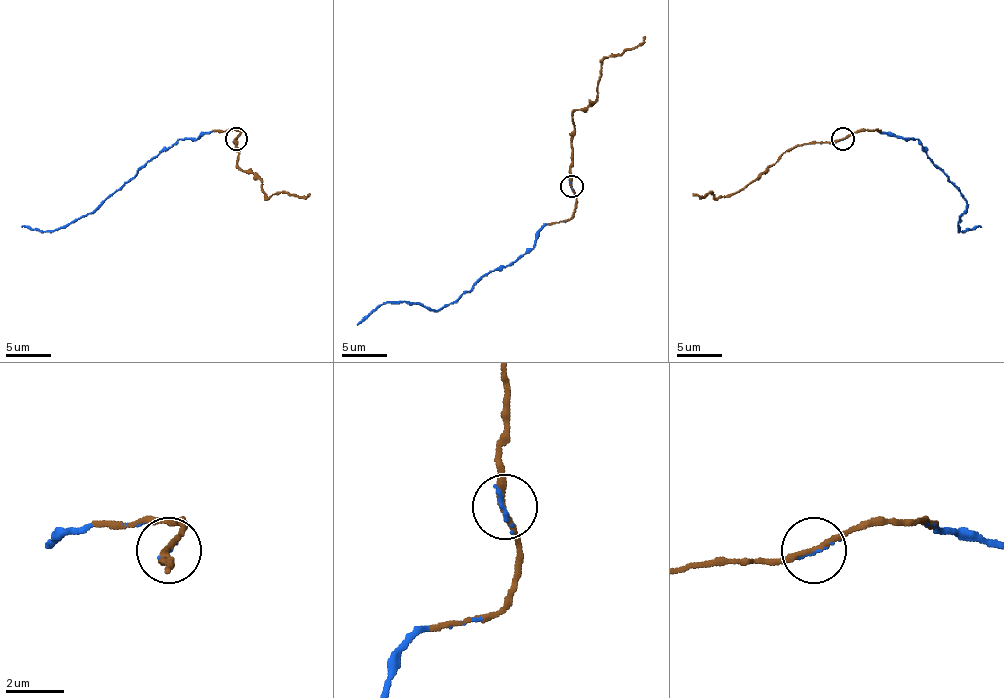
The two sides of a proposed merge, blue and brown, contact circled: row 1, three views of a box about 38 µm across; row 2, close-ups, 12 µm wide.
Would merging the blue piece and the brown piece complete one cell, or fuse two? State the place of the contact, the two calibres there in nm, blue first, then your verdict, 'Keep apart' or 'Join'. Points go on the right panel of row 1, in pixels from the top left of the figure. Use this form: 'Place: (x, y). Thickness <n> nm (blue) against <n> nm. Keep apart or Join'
Place: (843, 139). Thickness 110 nm (blue) against 190 nm. Join

